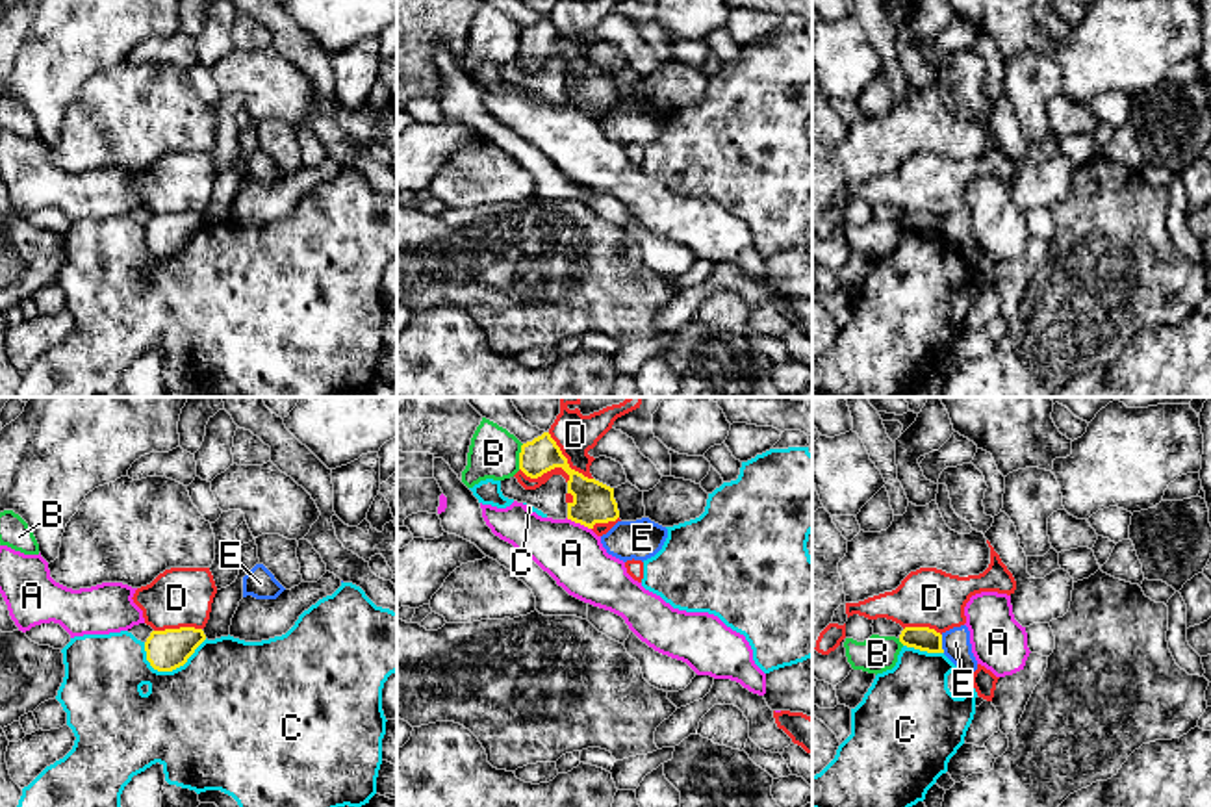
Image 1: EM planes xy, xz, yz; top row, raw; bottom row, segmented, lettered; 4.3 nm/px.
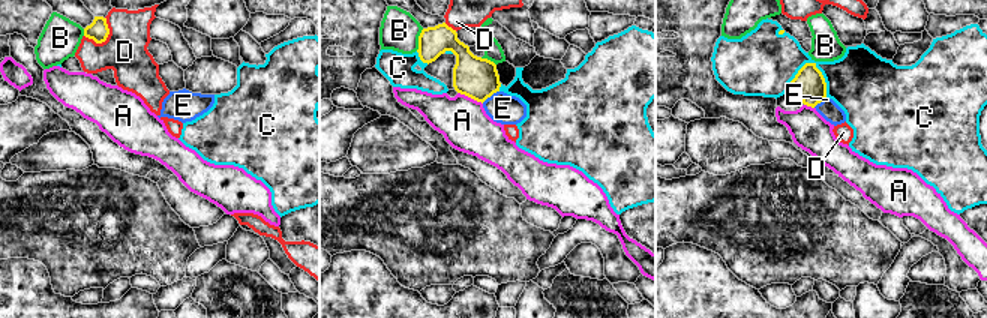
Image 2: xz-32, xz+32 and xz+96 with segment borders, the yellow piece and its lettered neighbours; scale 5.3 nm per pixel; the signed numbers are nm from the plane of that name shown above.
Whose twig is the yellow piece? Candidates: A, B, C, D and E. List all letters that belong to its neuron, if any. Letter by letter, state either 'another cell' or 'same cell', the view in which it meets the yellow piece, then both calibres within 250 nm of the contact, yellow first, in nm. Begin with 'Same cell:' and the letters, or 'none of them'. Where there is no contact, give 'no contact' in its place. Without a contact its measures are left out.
Same cell: E
A: another cell | xz | 180/260 nm
B: another cell | xz | 150/220 nm
C: another cell | xy | 180/480 nm
D: another cell | xz | 180/180 nm
E: same cell | yz | 110/130 nm

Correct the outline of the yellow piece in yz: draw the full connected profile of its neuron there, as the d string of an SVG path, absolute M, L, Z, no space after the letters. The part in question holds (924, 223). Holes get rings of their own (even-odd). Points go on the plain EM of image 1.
M966 210L953 211L942 219L929 211L905 211L899 226L927 237L944 237L968 262L977 254Z

